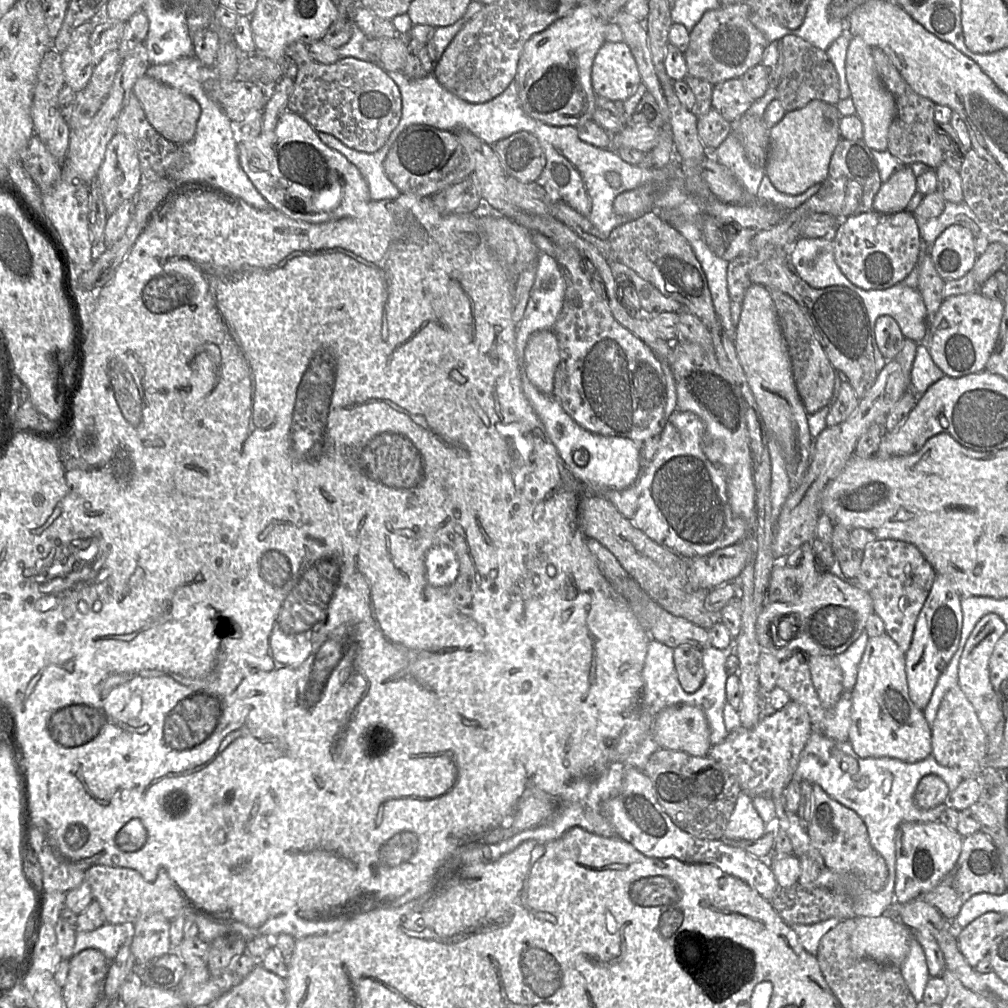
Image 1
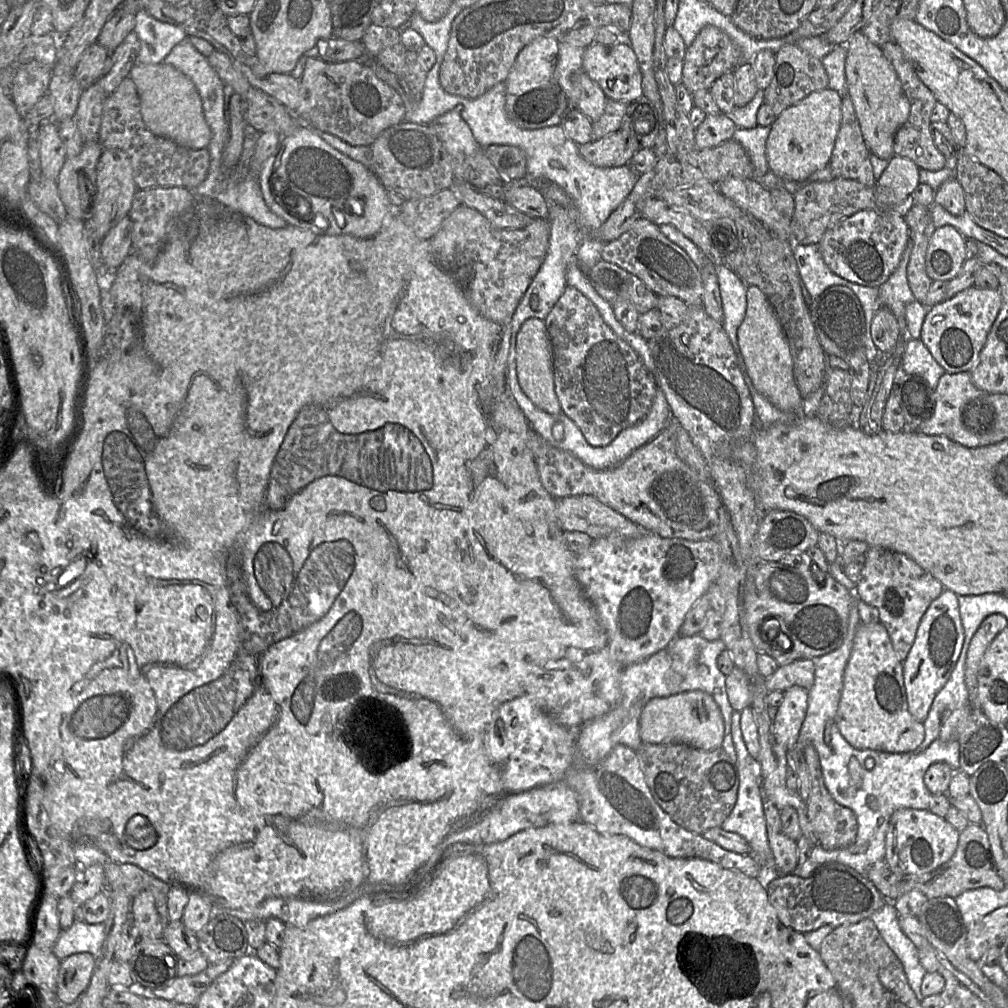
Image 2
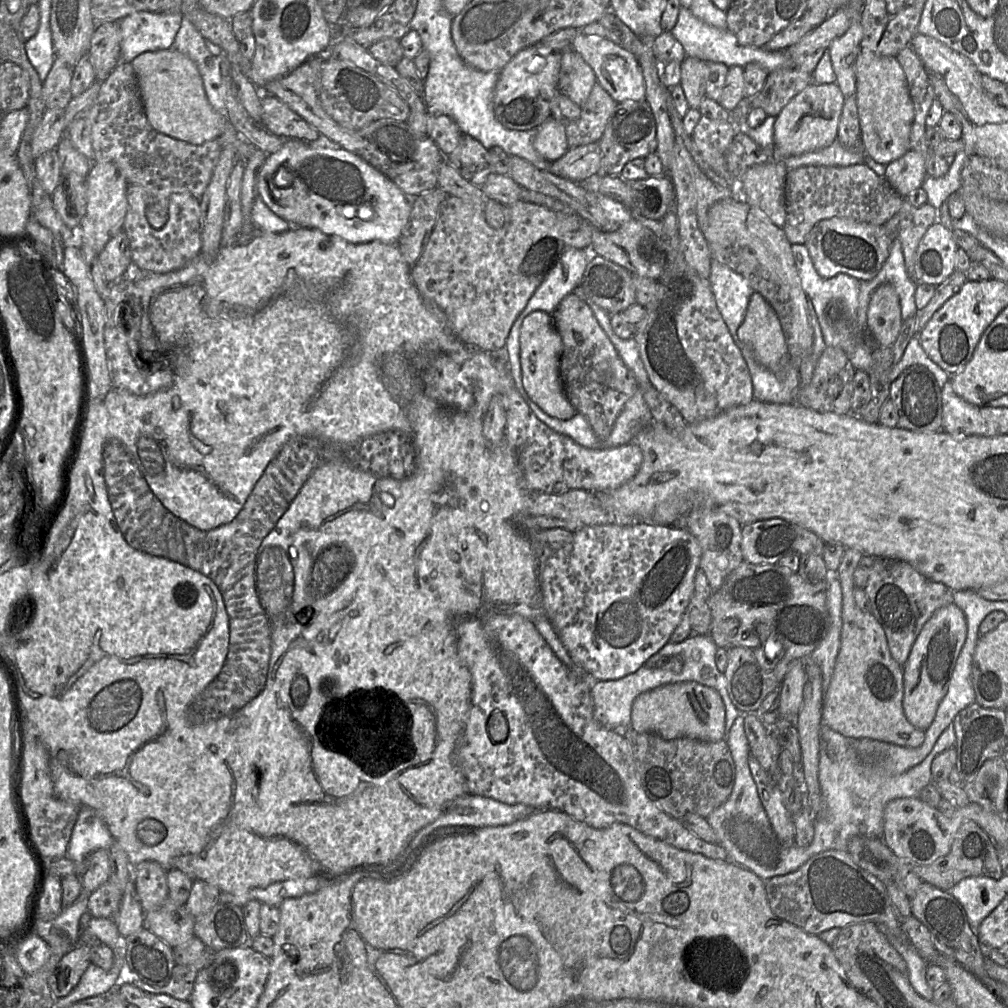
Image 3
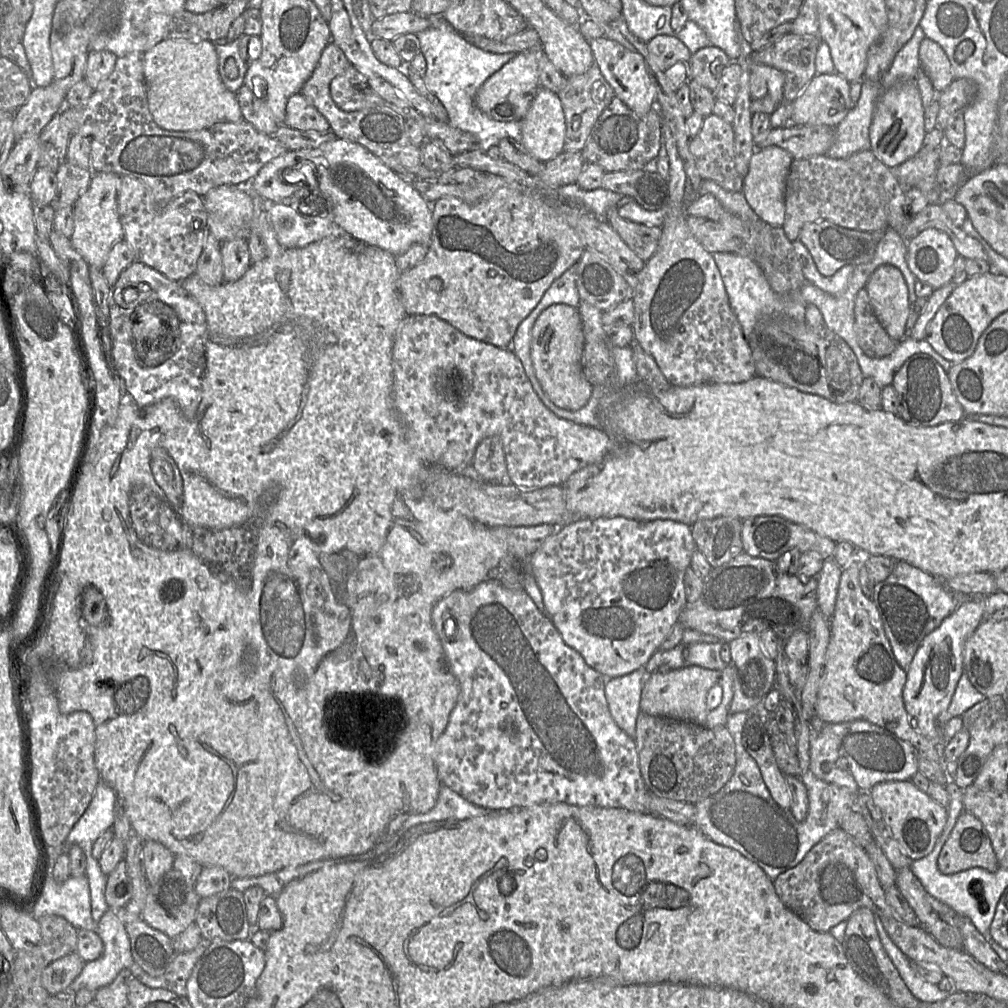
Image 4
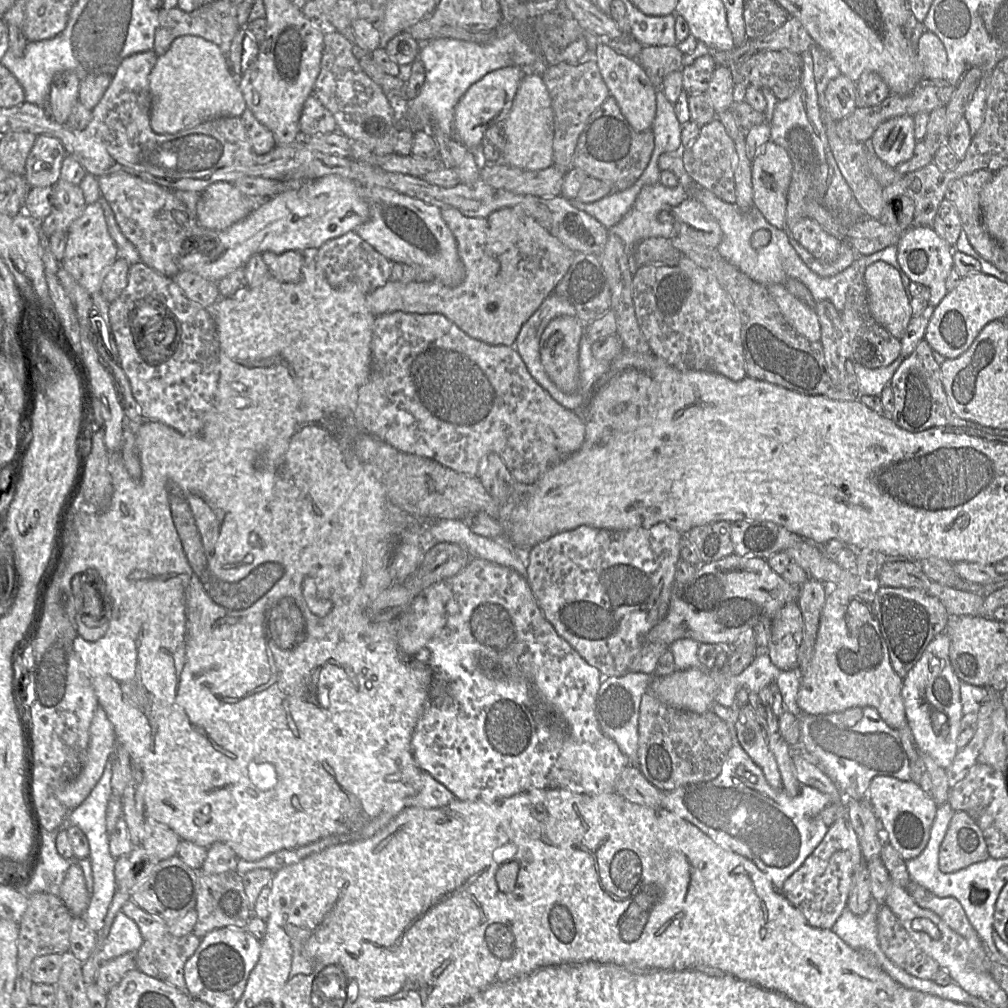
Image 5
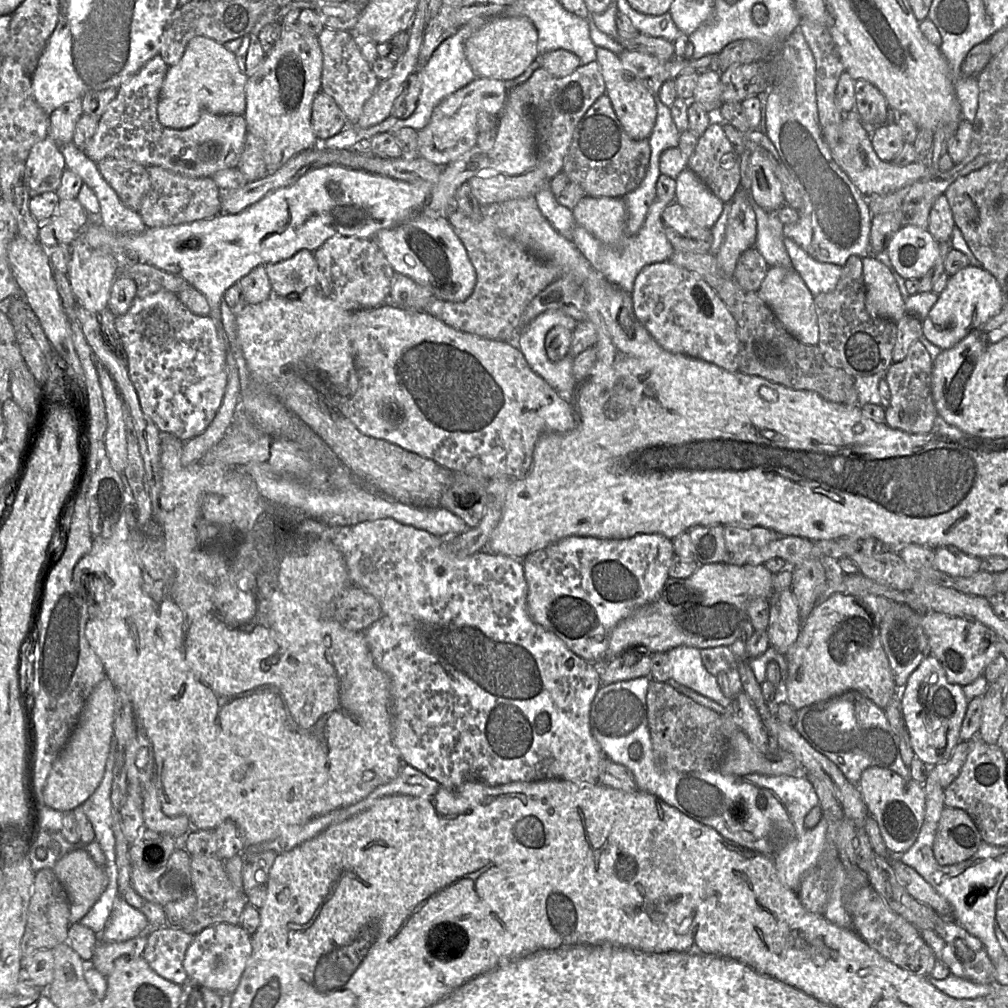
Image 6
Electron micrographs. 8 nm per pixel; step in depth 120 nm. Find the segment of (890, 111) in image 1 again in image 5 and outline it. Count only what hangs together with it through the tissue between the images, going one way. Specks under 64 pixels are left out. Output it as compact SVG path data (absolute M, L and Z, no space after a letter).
M909 115L892 118L880 124L869 141L877 156L891 168L909 160L916 143L914 116Z

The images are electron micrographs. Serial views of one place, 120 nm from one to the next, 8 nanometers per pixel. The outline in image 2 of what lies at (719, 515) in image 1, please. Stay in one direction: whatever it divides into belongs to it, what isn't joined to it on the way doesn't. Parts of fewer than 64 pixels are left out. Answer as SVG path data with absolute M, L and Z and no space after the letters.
M667 426L655 438L612 468L598 470L589 467L571 453L553 447L539 435L536 435L534 460L543 487L556 499L574 495L593 496L634 522L645 532L664 538L699 541L712 539L717 531L719 508L724 506L719 492L713 483L705 483L698 479L677 456L673 433Z

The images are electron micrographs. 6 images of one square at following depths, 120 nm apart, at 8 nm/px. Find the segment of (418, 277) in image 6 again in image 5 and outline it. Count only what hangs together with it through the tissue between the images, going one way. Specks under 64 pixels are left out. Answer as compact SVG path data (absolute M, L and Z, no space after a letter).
M380 186L362 187L362 189L364 190L364 198L369 205L370 215L365 223L355 229L358 236L392 263L400 262L421 267L431 274L433 279L447 286L457 286L464 280L466 272L458 254L457 242L453 233L443 220L440 208Z

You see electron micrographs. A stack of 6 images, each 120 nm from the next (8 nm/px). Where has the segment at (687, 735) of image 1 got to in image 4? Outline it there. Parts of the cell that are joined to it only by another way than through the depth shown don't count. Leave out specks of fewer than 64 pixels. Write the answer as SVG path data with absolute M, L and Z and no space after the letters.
M733 664L723 670L709 670L698 666L672 669L666 673L658 671L646 676L640 699L640 711L652 716L691 722L705 728L725 726L729 715L729 704L733 697L733 681L736 671Z

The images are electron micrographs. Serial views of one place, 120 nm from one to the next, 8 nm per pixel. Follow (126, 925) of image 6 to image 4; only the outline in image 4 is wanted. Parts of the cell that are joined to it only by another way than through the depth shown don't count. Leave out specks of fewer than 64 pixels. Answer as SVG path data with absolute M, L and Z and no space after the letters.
M108 909L96 925L96 933L103 943L103 953L96 960L86 962L81 973L69 987L69 991L76 993L82 988L96 992L99 988L110 984L118 973L129 968L134 962L130 951L130 941L121 918L112 910Z

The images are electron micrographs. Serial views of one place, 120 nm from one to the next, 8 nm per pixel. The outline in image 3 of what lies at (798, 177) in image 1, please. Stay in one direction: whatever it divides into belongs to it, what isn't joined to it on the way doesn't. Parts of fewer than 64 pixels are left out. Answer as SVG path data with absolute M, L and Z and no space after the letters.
M812 82L793 97L776 118L774 146L785 156L800 155L830 146L838 135L845 96L837 83Z

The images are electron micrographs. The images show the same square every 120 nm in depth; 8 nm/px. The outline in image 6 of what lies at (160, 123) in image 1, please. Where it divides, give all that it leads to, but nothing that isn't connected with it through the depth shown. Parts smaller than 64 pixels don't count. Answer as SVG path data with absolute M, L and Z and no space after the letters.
M203 36L194 37L188 42L181 60L167 69L159 94L158 120L166 128L185 129L194 125L203 111L243 115L247 79L238 67L235 54L223 44Z

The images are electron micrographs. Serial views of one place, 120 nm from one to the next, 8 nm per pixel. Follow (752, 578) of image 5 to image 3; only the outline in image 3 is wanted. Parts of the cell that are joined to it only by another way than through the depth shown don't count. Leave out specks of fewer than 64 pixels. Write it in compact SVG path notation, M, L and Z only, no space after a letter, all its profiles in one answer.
M742 561L724 580L721 587L713 592L707 604L711 611L711 630L721 632L730 646L755 649L760 645L757 626L766 626L767 633L775 634L783 645L783 657L774 668L774 673L782 681L791 664L806 660L823 640L830 617L827 608L827 578L810 583L798 572L792 572L775 564L751 564Z

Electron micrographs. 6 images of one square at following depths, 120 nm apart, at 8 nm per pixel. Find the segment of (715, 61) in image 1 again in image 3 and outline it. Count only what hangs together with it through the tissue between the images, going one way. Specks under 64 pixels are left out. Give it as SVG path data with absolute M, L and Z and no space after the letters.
M688 56L681 62L680 84L690 108L699 109L706 96L708 62Z

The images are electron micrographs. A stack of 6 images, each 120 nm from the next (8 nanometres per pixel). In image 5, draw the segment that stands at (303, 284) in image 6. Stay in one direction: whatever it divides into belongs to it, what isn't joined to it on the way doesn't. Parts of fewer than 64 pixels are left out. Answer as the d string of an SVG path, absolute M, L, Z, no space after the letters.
M266 251L261 254L272 277L284 283L296 283L301 279L304 253L286 251L276 254Z

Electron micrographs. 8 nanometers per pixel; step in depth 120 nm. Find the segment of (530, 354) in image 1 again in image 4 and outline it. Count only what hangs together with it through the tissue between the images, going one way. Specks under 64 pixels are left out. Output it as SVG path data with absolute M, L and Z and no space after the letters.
M554 304L540 313L531 331L531 360L542 389L557 407L564 410L578 410L591 397L593 387L582 371L583 348L583 325L578 308Z

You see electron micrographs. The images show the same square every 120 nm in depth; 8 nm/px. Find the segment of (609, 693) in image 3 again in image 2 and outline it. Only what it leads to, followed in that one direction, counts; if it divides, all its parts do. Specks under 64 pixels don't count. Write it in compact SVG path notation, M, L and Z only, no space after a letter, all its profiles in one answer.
M699 634L690 637L677 636L665 649L641 662L624 667L620 677L620 700L609 712L587 722L581 728L576 742L576 758L588 765L595 765L618 744L636 750L642 743L639 734L641 712L649 700L699 690L711 695L719 706L724 720L724 736L720 748L736 762L737 755L731 736L733 709L727 697L726 676L717 666L718 656L725 649L721 639L708 641Z

